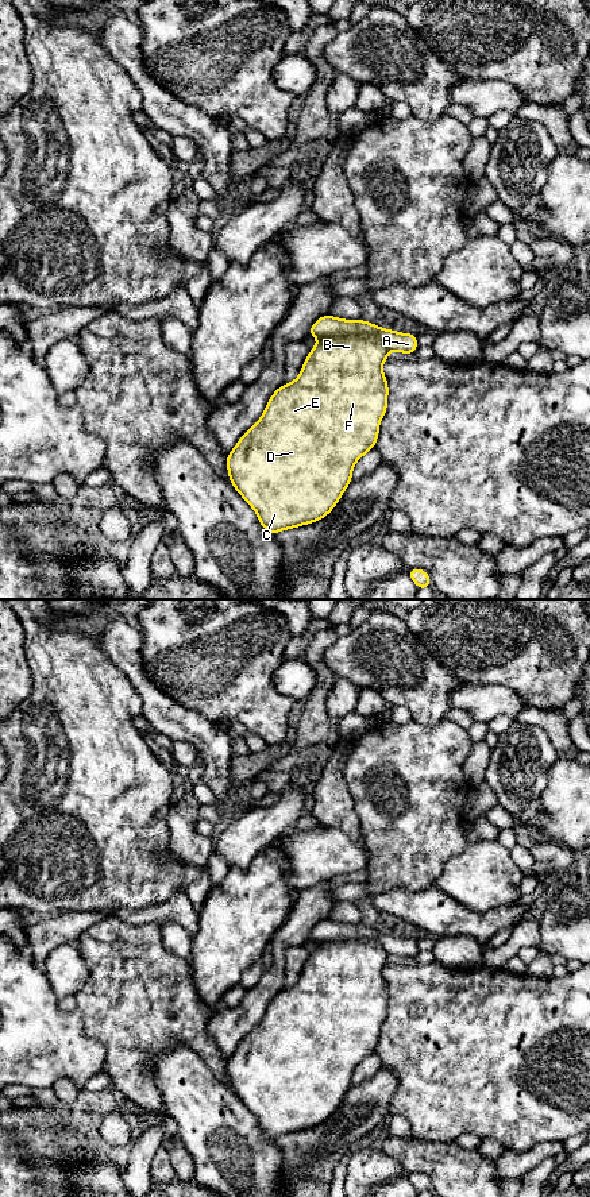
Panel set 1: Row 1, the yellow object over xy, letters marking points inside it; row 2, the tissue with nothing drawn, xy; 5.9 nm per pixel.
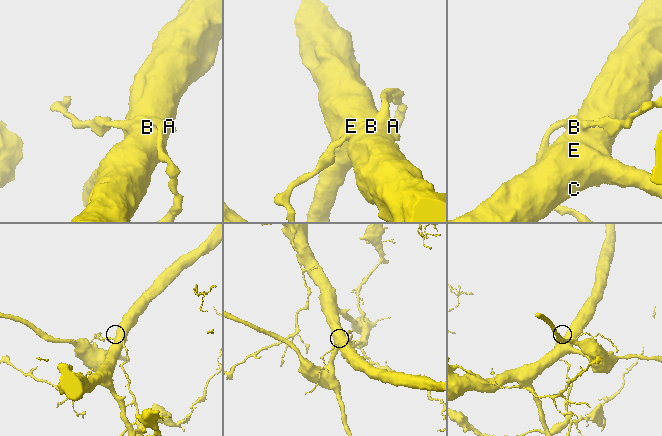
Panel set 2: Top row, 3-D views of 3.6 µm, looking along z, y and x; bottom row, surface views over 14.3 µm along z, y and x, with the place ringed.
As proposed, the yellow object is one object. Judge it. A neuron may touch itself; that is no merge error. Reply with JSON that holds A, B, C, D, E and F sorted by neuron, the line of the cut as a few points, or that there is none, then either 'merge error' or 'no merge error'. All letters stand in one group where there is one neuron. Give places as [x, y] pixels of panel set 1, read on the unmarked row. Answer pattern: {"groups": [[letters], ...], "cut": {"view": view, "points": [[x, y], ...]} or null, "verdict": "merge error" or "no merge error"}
{"groups": [["A"], ["B", "C", "D", "E", "F"]], "cut": {"view": "xy", "points": [[319, 942], [330, 939], [371, 939], [389, 954]]}, "verdict": "merge error"}

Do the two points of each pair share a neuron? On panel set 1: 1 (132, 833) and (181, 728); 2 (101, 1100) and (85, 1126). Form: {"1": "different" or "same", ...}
{"1": "different", "2": "same"}

